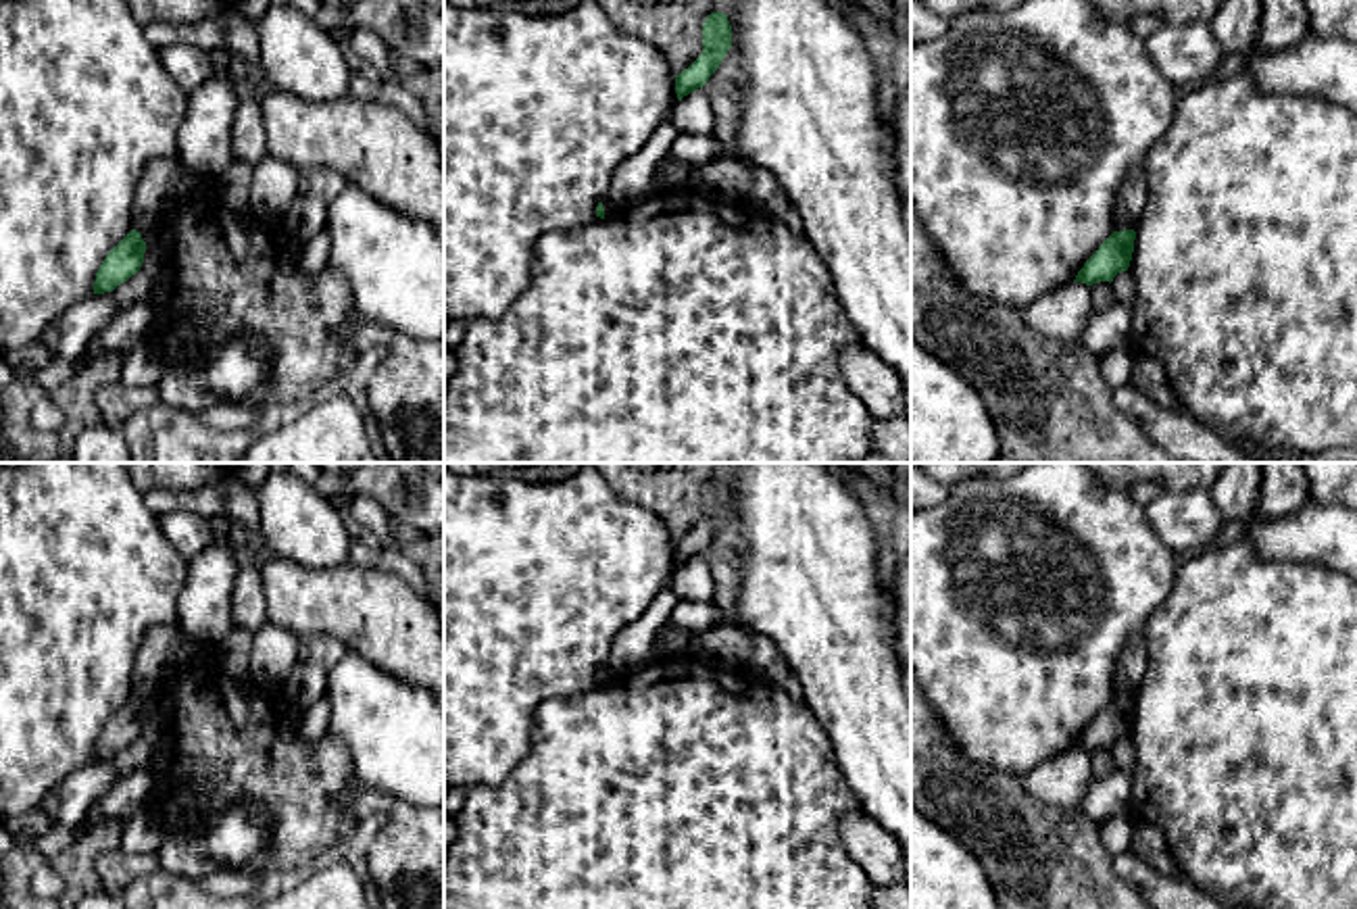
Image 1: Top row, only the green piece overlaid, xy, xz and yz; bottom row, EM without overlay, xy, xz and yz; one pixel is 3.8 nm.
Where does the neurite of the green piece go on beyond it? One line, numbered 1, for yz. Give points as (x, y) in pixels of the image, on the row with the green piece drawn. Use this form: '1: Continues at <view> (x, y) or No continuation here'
1: No continuation here

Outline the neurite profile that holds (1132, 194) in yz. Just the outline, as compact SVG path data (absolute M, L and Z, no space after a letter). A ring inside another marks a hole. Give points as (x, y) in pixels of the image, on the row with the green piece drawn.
M1132 167L1117 194L1115 231L1136 229L1140 213L1146 204L1146 169Z

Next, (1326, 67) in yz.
M1309 33L1284 50L1253 54L1249 71L1261 94L1307 94L1357 115L1357 46Z

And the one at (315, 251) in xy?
M323 229L304 244L300 269L306 275L317 275L327 265L327 256L329 256L329 236Z

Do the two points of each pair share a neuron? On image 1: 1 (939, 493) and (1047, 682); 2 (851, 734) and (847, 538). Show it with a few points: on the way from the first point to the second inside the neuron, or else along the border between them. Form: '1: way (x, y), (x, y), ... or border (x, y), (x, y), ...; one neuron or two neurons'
1: border (951, 486), (932, 507); two neurons
2: way (859, 686), (859, 634), (847, 622), (847, 586); one neuron

